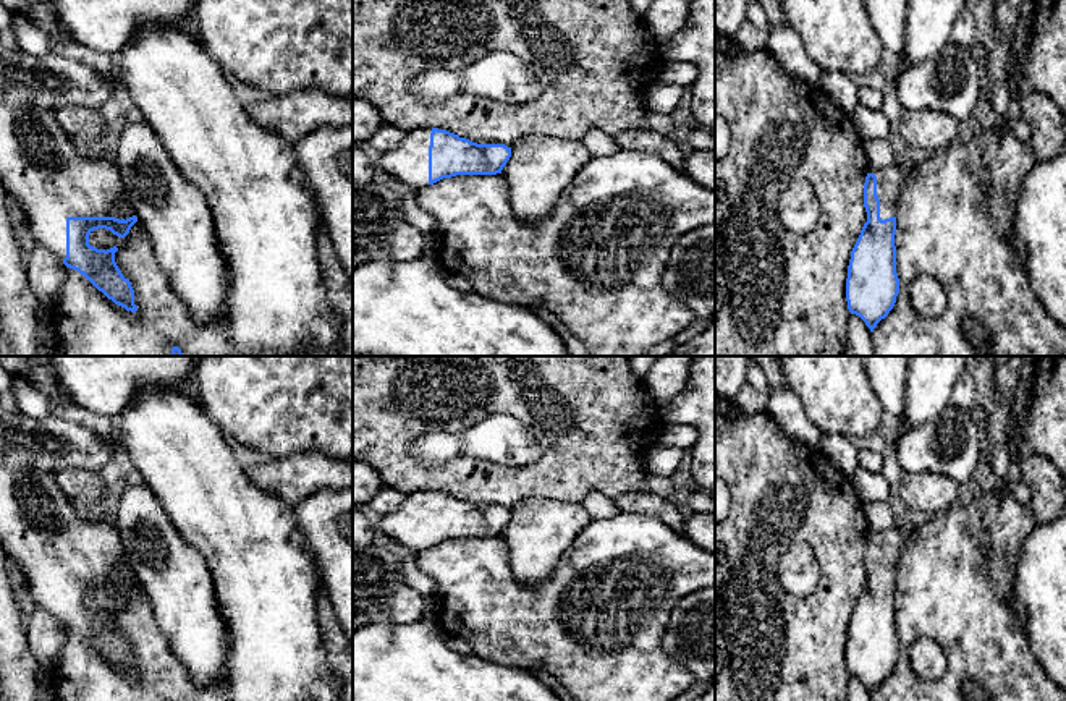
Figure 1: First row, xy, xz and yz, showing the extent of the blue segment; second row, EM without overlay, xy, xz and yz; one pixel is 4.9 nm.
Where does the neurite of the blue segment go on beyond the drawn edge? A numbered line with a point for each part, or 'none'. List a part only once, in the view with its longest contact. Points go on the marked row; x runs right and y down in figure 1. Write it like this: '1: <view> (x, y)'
1: xy (46, 178)

